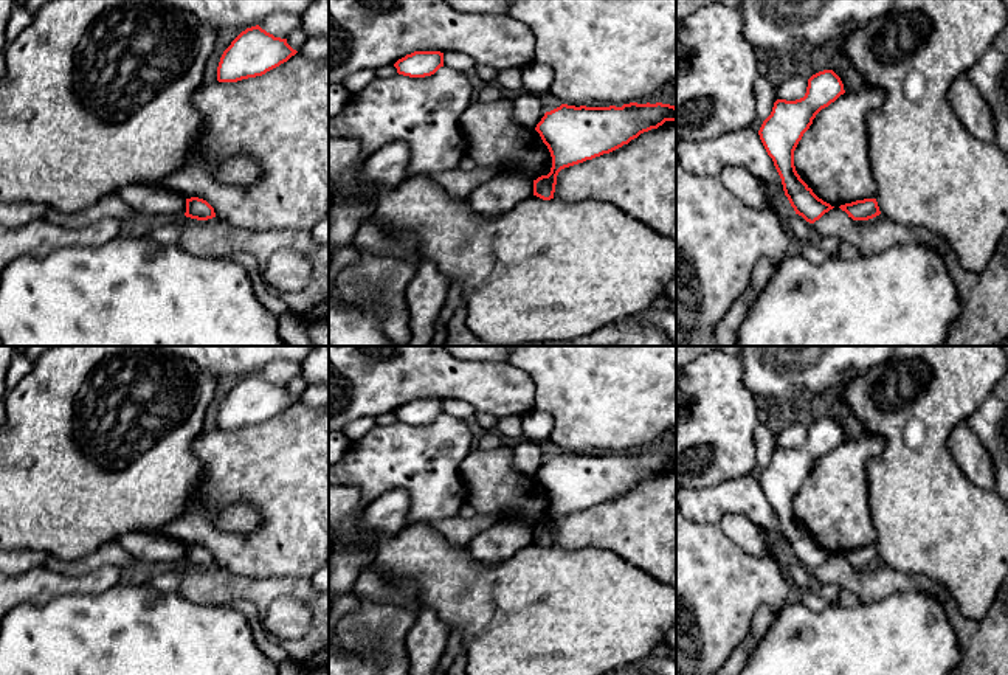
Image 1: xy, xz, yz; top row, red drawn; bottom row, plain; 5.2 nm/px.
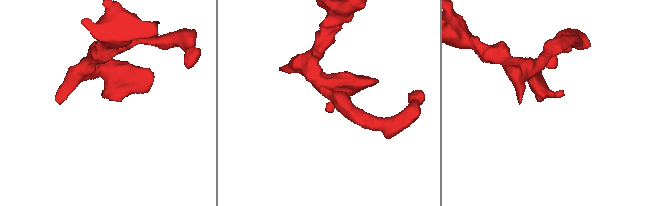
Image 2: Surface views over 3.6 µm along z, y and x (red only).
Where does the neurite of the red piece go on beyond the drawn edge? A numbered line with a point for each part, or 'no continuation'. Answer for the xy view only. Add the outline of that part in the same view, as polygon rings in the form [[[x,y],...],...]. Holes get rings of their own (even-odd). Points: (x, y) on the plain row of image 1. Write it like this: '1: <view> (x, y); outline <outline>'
no continuation

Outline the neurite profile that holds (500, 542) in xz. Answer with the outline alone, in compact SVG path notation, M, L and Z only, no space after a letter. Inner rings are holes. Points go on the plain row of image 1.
M512 520L476 534L470 543L470 549L475 560L495 565L532 543L533 528L526 521Z

